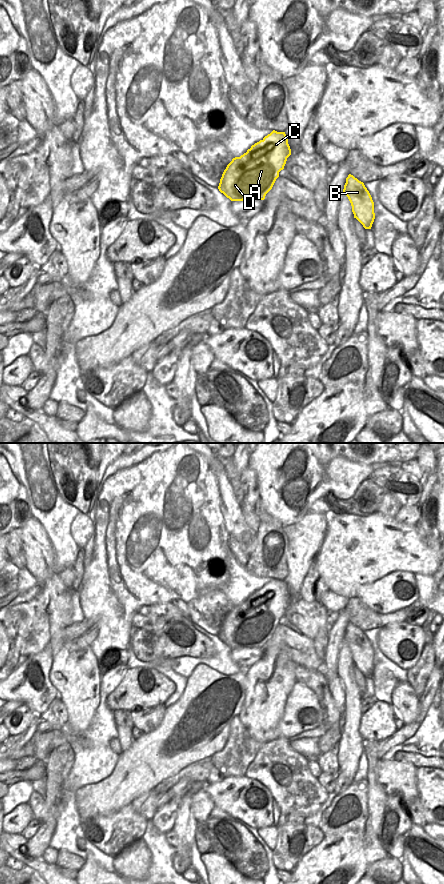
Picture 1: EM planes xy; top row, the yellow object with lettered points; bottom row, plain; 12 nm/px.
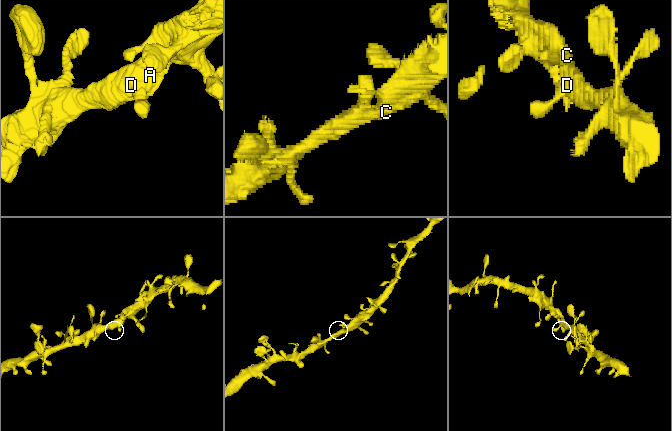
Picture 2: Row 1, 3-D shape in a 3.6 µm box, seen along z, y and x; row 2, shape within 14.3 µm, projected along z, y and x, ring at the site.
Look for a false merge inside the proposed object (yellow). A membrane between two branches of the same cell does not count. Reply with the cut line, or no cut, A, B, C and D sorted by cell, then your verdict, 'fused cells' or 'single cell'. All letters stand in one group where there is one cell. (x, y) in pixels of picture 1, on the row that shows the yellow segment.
no cut | A B C D | single cell

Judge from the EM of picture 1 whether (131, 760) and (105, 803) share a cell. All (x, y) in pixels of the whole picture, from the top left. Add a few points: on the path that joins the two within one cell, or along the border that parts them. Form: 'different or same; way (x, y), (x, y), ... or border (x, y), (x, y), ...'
same; way (131, 771), (131, 776), (115, 792)

